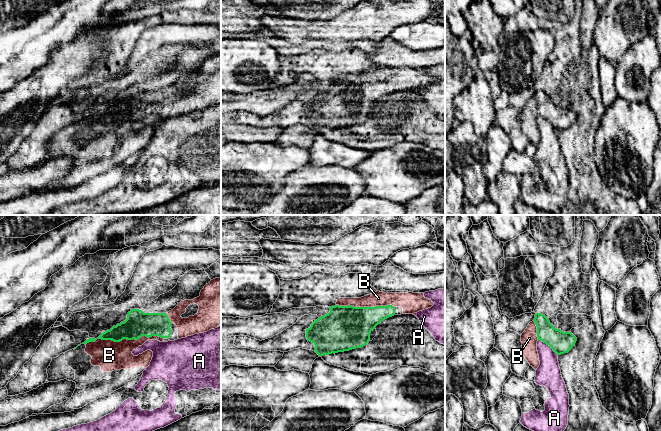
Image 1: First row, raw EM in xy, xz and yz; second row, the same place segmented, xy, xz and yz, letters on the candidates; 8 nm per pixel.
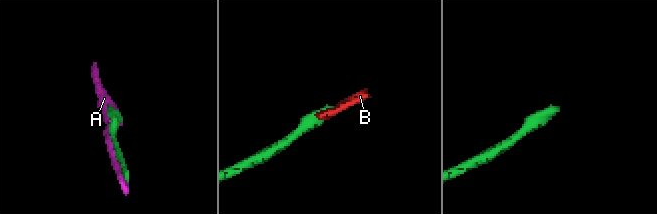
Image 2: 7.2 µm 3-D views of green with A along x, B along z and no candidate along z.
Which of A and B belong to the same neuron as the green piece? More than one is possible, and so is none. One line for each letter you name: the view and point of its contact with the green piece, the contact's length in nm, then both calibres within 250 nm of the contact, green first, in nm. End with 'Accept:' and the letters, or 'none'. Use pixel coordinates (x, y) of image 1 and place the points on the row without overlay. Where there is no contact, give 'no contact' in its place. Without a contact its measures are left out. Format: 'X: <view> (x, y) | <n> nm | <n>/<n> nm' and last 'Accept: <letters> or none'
B: xy (128, 115) | 700 nm | 200/240 nm
Accept: B

